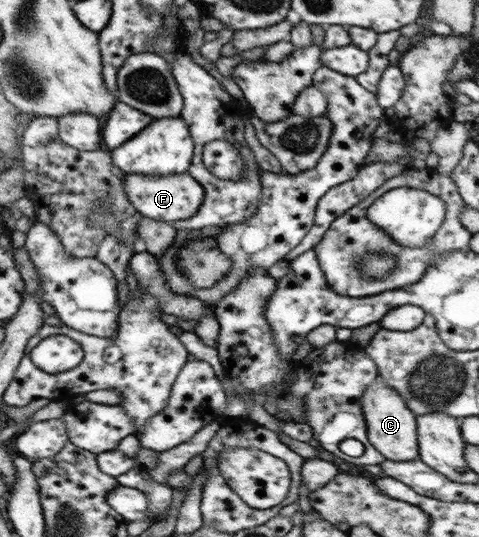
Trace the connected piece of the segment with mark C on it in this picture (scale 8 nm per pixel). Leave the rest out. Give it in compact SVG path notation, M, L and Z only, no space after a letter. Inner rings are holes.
M378 376L364 389L360 404L363 408L368 440L385 459L393 462L419 459L416 416L396 389L390 388L383 378Z

